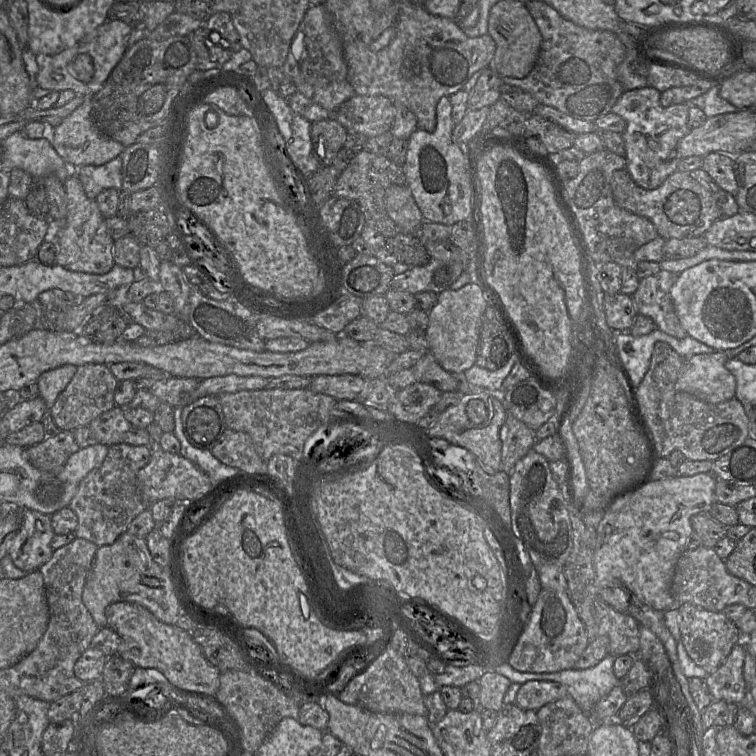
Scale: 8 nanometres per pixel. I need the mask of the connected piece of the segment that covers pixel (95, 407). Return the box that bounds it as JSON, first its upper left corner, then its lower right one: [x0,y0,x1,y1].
[49,364,118,430]

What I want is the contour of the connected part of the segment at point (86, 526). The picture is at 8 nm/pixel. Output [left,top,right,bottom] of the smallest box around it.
[68,442,153,547]

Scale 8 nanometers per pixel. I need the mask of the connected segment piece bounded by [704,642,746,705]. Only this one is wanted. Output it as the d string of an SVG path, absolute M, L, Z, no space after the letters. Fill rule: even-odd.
M739 642L732 648L723 664L704 679L714 700L741 704L745 696L745 655L745 646L743 642Z

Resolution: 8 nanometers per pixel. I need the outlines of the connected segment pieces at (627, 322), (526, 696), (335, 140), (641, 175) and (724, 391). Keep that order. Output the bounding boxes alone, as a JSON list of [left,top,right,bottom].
[[604,292,638,332],[515,680,567,711],[311,115,346,165],[611,86,689,190],[676,351,736,403]]

